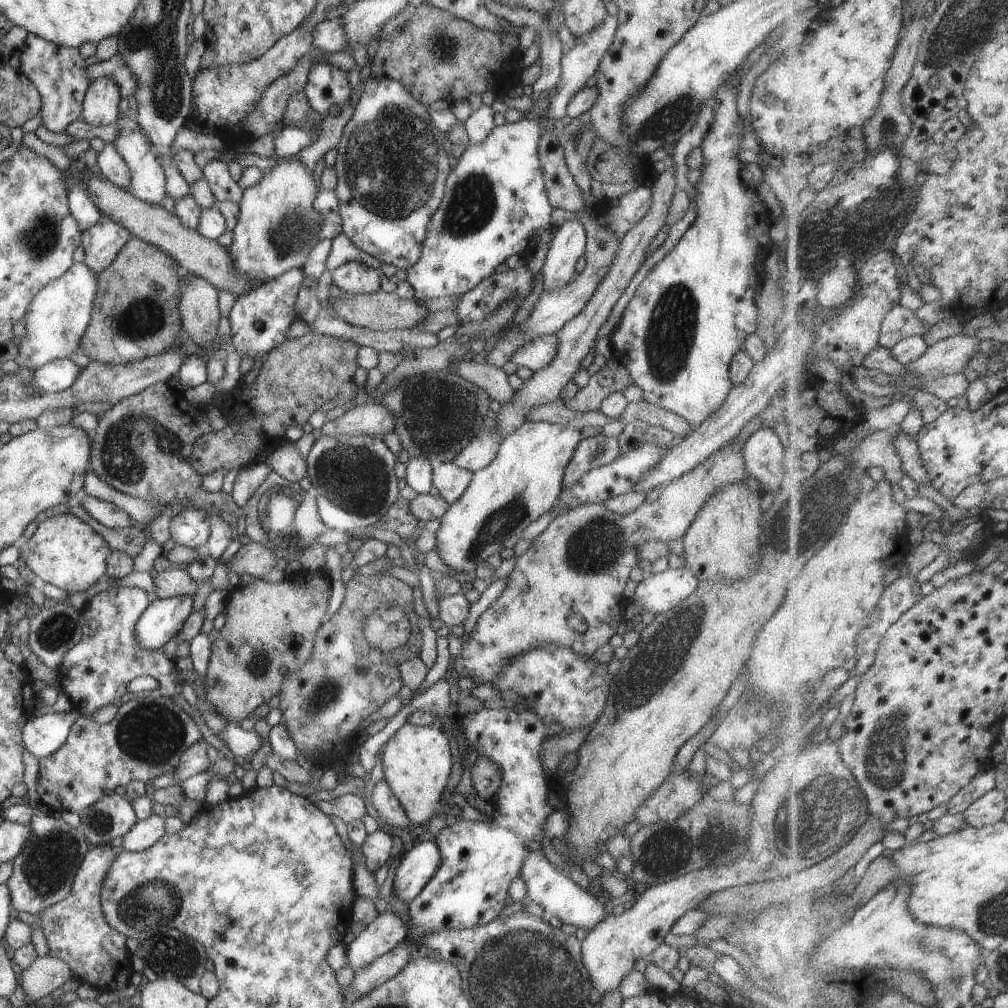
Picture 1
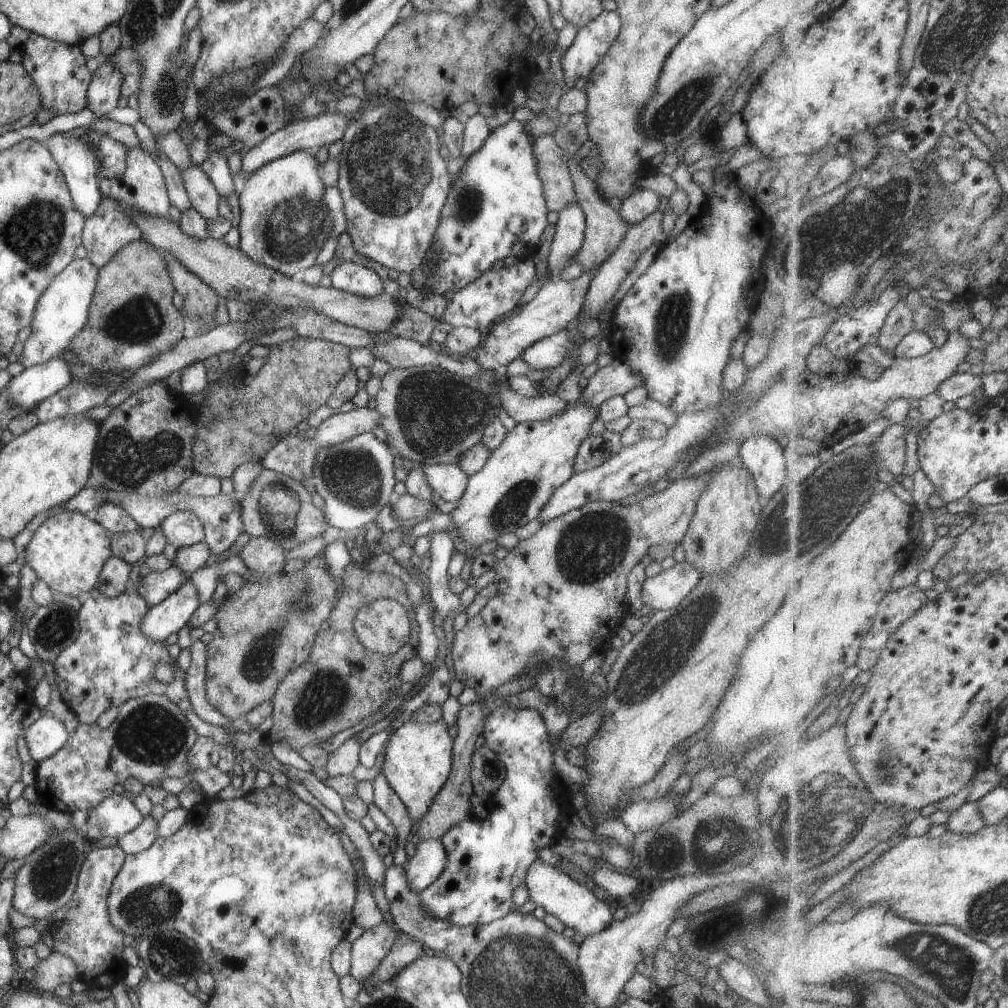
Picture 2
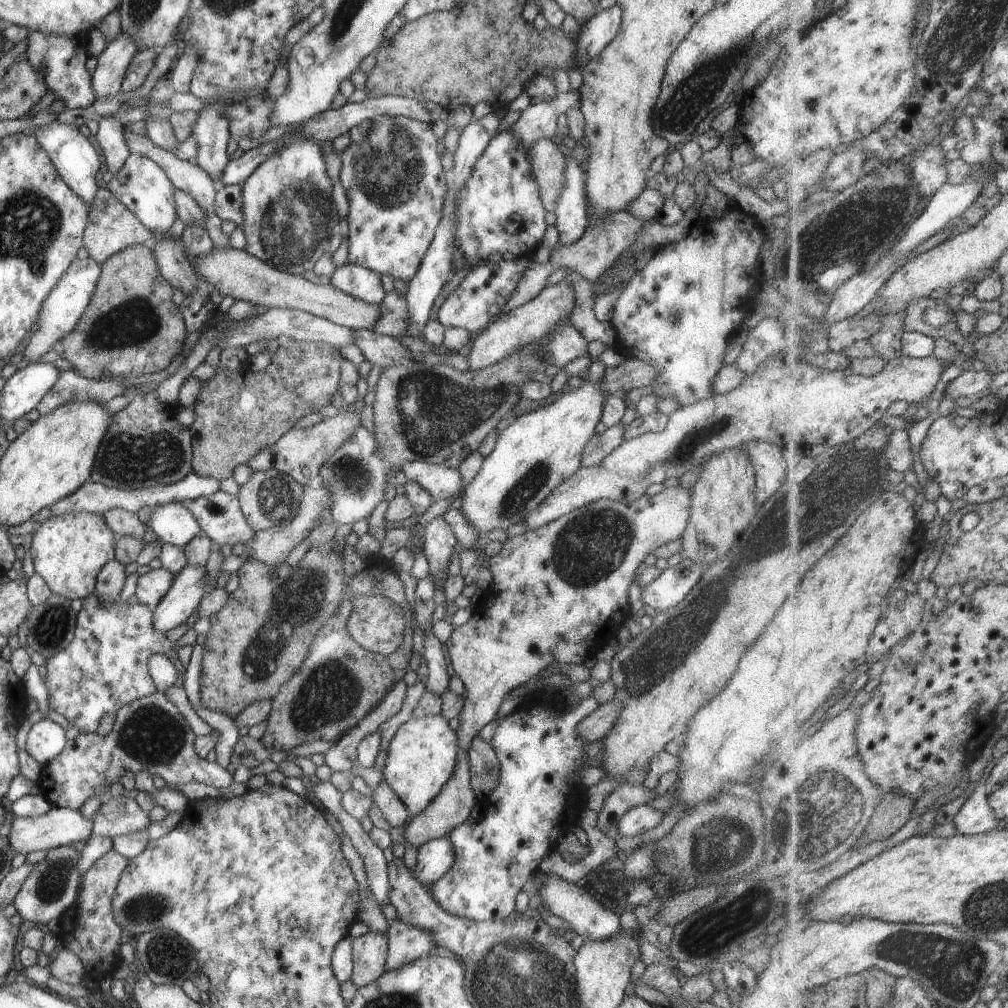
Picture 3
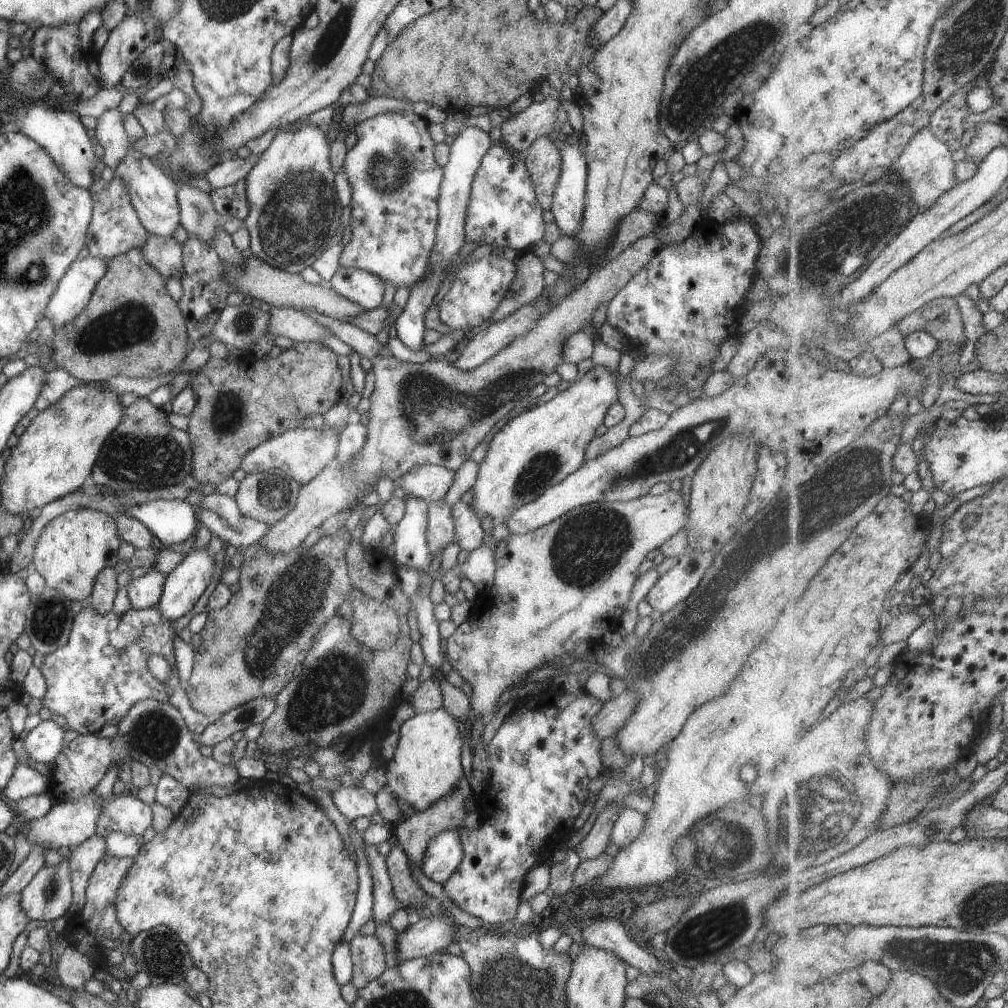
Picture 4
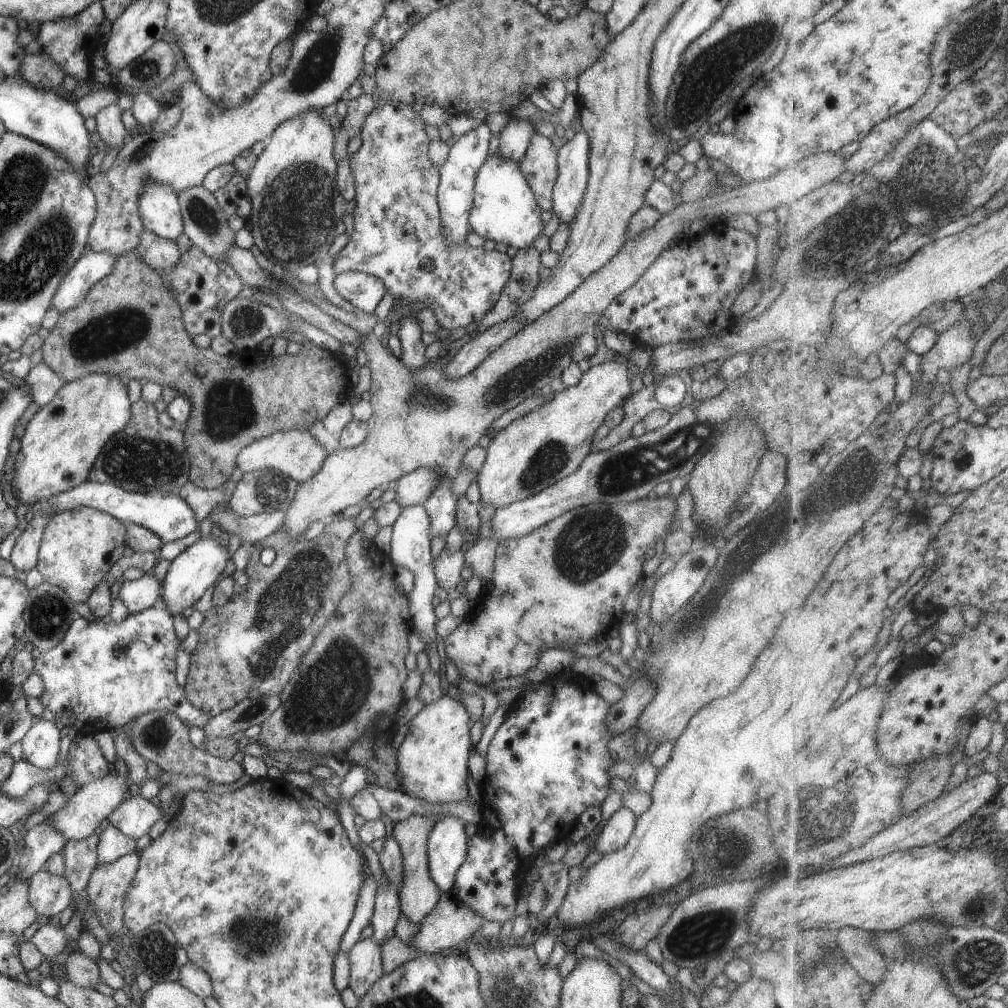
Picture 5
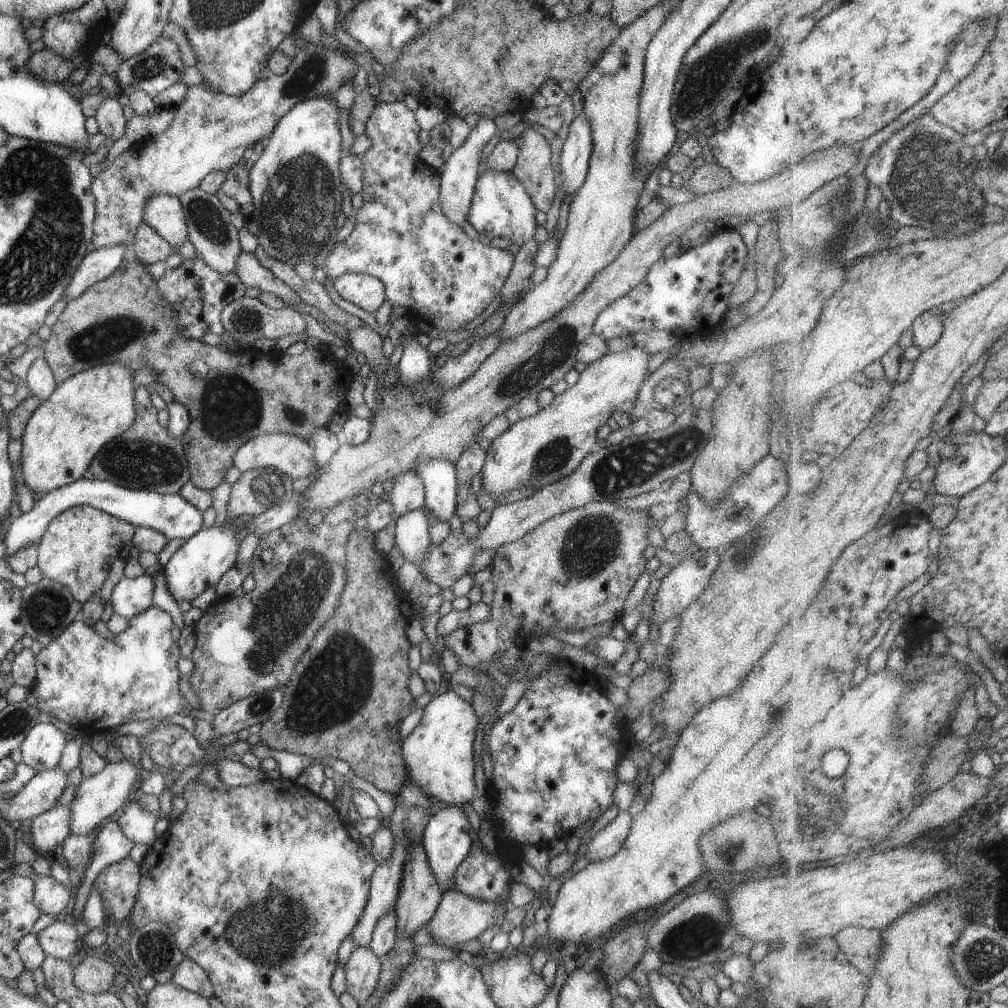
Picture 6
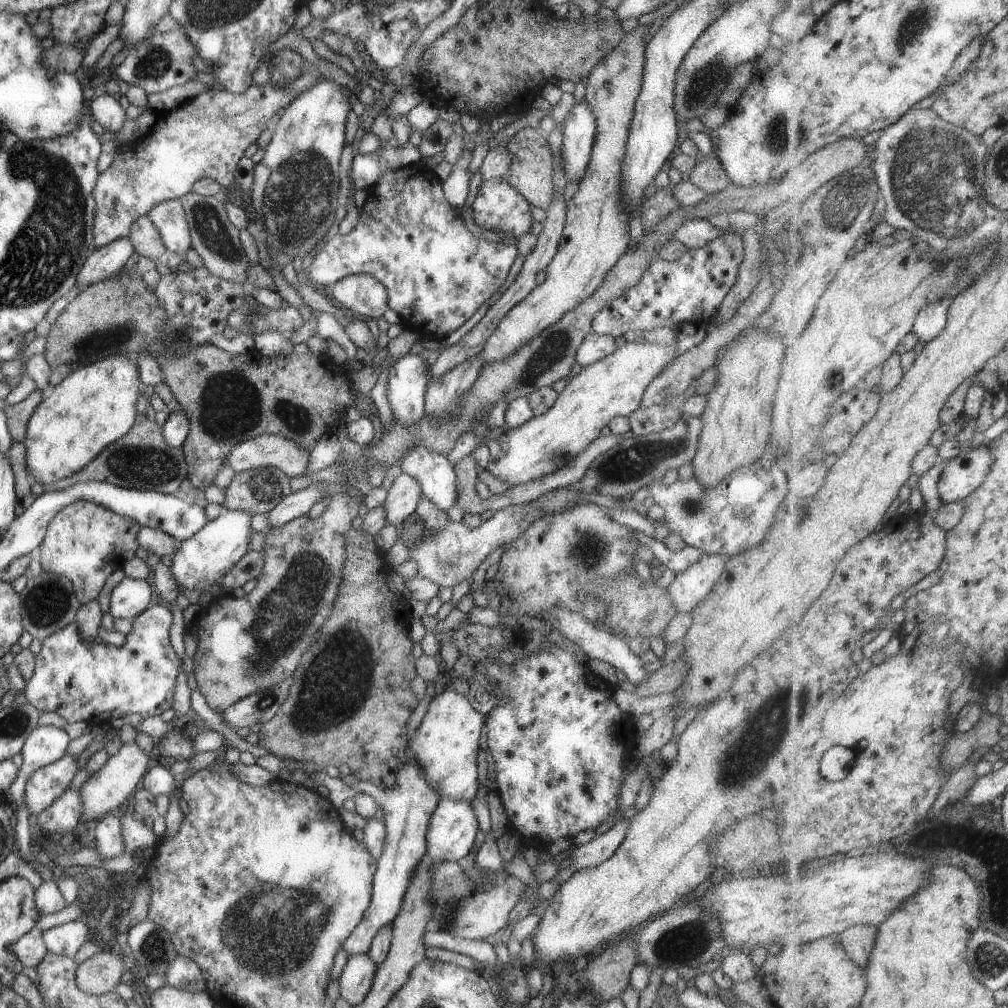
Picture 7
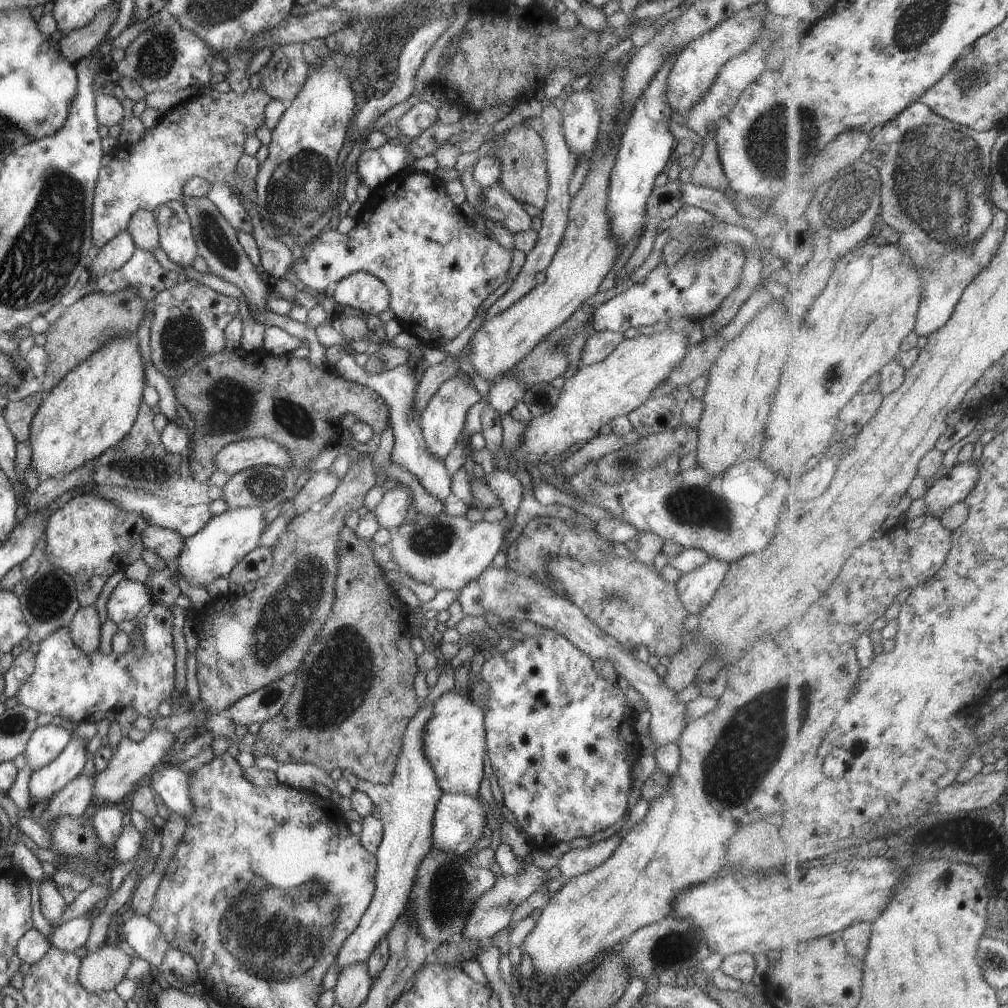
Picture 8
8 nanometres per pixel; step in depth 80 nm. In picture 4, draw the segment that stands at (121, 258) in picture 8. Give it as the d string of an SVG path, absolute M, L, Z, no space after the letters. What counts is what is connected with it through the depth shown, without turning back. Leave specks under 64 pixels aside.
M88 255L71 262L45 306L44 317L54 330L83 310L95 284L107 270L107 261Z

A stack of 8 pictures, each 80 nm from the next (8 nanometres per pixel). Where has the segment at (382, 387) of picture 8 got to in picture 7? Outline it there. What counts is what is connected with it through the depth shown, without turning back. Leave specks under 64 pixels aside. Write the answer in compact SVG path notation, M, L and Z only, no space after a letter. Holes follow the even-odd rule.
M407 353L390 366L386 398L392 416L402 425L410 425L424 414L428 370L417 353ZM412 445L400 459L397 472L415 477L423 496L435 508L447 512L455 505L456 476L446 456L426 451L420 445Z

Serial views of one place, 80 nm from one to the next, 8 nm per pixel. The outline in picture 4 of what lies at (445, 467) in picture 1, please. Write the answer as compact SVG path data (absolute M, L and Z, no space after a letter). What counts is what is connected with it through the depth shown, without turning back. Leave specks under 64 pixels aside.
M417 465L401 476L403 500L421 498L425 502L433 502L442 498L453 482L454 473L436 465Z

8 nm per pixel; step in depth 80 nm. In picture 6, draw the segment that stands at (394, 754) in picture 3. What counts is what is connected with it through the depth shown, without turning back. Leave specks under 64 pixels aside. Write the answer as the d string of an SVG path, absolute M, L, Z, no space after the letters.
M446 691L441 694L437 694L423 707L421 718L417 725L409 732L409 734L402 740L402 757L406 764L406 780L408 779L412 783L415 783L426 795L438 801L443 801L447 805L462 805L463 803L471 802L471 796L473 796L473 789L475 789L475 783L473 782L473 738L475 736L475 727L479 721L479 718L473 713L471 705L465 700L461 699L453 691Z

